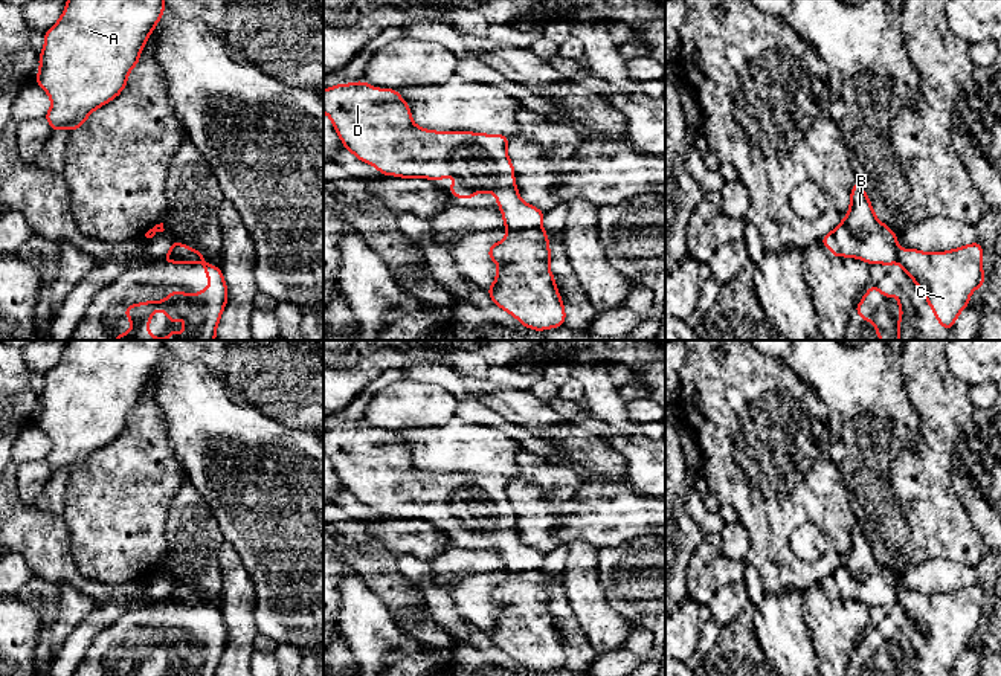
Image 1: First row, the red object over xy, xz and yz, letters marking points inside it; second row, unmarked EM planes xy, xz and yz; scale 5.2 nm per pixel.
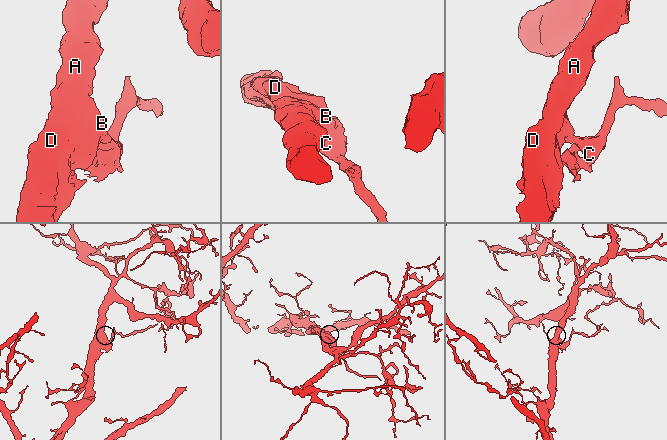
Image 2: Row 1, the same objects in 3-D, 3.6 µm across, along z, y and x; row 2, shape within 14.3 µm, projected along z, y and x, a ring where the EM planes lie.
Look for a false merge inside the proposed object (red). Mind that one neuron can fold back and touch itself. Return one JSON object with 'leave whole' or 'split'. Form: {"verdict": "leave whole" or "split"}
{"verdict": "split"}

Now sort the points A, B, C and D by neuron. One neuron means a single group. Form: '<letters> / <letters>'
A B D / C

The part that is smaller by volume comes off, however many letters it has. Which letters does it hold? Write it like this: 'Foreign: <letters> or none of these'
Foreign: C

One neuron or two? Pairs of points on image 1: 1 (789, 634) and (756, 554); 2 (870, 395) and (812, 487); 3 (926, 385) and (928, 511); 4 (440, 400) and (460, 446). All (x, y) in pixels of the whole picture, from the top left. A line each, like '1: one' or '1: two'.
1: two
2: two
3: one
4: two

